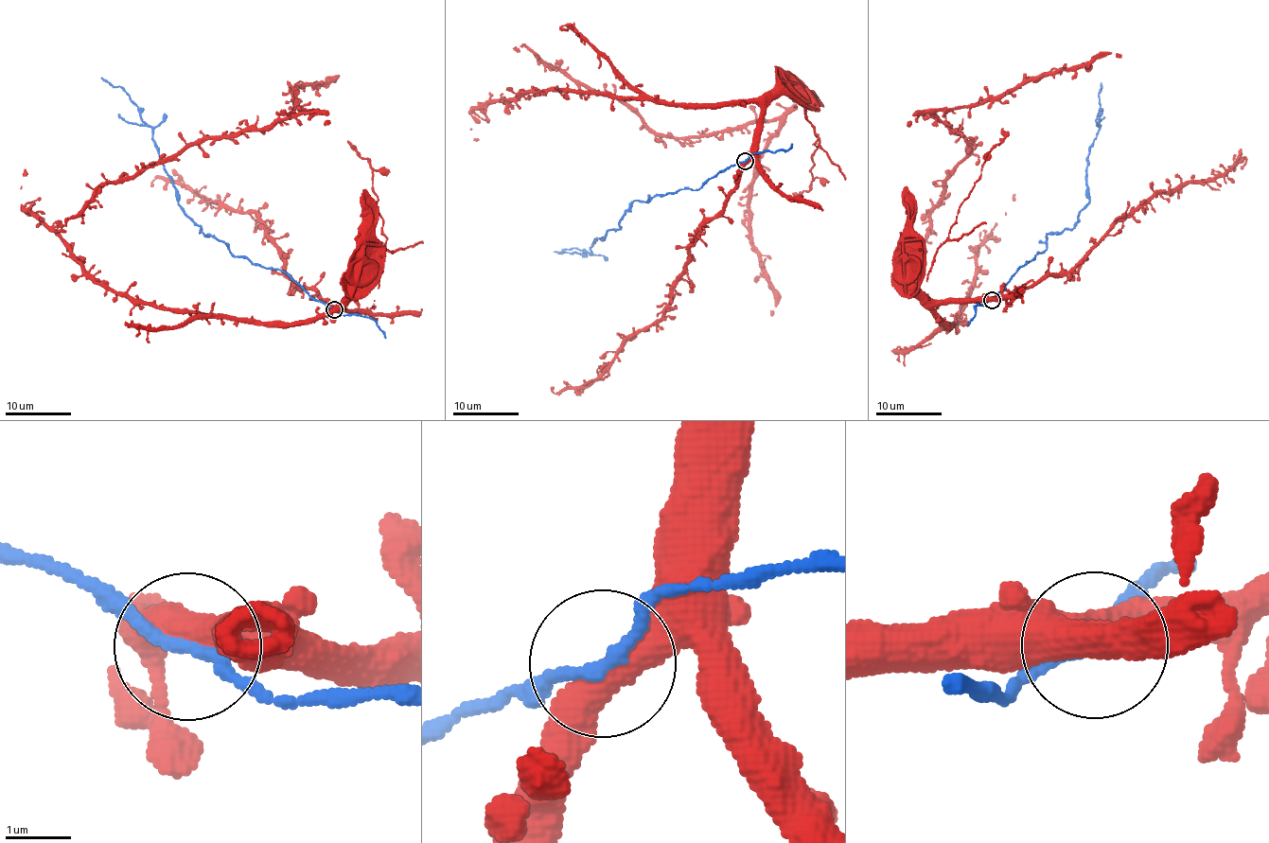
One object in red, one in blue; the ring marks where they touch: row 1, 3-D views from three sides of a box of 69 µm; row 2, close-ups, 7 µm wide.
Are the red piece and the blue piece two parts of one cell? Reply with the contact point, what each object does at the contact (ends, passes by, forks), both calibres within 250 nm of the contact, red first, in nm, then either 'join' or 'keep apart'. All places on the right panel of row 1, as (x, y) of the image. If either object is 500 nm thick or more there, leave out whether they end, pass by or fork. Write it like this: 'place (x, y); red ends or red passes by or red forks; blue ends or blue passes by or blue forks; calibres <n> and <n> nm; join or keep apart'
place (992, 300); red passes by; blue passes by; calibres 440 and 180 nm; join

